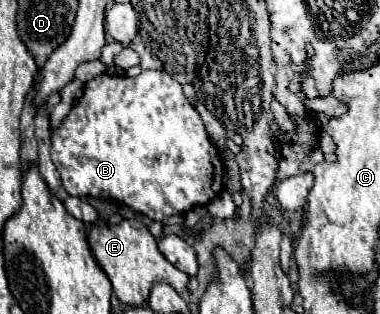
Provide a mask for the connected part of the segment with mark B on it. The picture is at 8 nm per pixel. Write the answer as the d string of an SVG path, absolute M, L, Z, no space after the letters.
M142 71L138 77L114 77L114 75L104 73L104 75L98 75L96 79L88 81L84 85L82 103L78 101L70 109L64 123L52 133L52 163L56 165L56 169L62 177L62 187L66 189L68 195L74 195L74 197L102 197L102 195L108 195L108 199L120 201L120 203L132 207L136 213L146 215L152 221L162 221L170 215L188 213L196 205L210 203L218 195L218 191L222 191L222 161L218 157L218 149L216 149L216 145L212 145L200 115L196 113L196 109L184 97L182 85L164 71Z

